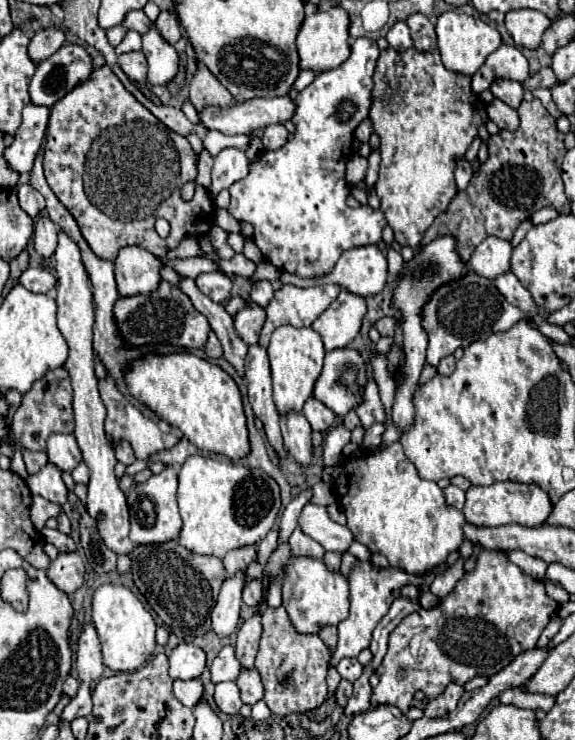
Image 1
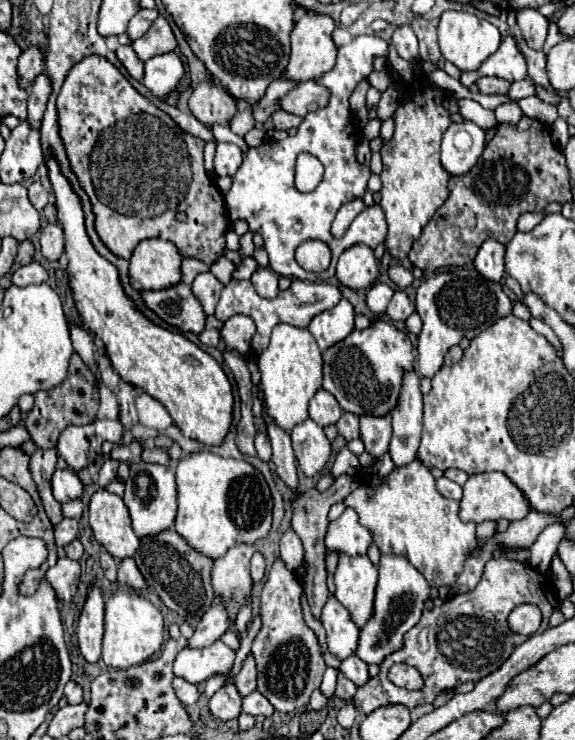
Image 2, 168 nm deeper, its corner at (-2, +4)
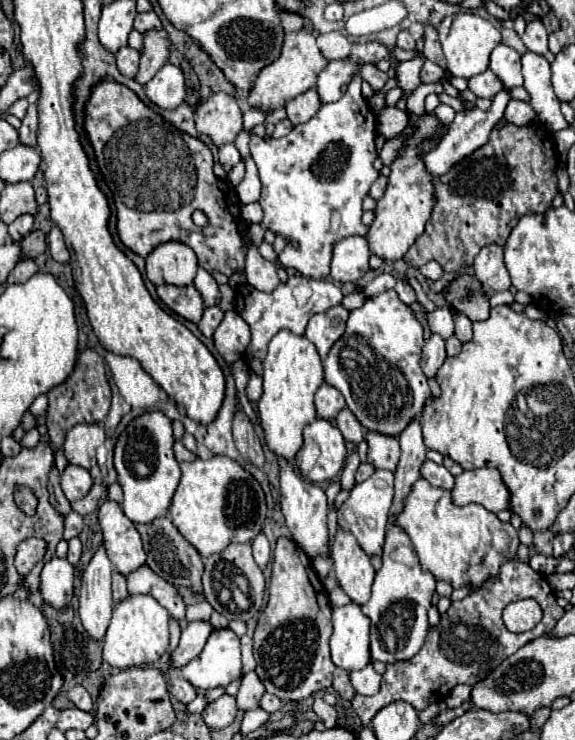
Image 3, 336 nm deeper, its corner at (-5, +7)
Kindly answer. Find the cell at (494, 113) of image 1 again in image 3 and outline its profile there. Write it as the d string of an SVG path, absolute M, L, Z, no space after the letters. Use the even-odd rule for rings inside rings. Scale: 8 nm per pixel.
M512 99L512 101L508 103L506 113L504 113L504 119L506 119L508 123L514 123L514 125L528 125L528 123L532 123L536 117L538 117L538 115L536 115L536 111L532 109L530 103L526 103L526 101L516 101L516 99Z

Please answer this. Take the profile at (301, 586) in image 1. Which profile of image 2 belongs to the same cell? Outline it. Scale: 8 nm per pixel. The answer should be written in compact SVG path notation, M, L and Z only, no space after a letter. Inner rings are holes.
M337 598L327 600L327 604L323 608L323 614L321 614L321 622L327 630L327 648L329 648L329 652L337 660L345 660L349 656L353 656L355 650L357 650L361 630L351 620L347 608L343 608L337 602Z

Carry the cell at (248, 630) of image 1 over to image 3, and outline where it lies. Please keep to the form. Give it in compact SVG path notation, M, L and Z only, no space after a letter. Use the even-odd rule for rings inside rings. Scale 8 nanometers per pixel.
M254 671L246 673L246 675L242 677L240 691L238 691L238 695L236 695L238 707L240 707L242 711L256 709L262 695L264 695L264 685L262 685L262 681L258 679L258 675L256 675Z

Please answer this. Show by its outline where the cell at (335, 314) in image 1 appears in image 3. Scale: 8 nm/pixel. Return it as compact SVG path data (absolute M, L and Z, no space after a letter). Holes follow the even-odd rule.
M336 305L326 313L318 313L308 321L304 335L316 345L322 359L326 359L330 347L342 337L346 321L348 321L348 309L344 309L342 305Z

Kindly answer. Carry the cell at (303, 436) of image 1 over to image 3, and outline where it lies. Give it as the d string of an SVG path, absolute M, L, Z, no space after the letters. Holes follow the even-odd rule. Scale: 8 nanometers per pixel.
M316 419L304 429L304 445L296 455L296 463L304 479L322 483L338 477L346 461L342 433L326 419Z

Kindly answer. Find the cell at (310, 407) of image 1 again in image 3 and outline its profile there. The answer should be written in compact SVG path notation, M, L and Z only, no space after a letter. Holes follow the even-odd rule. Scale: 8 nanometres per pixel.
M322 383L320 389L316 391L316 411L318 417L322 419L334 419L342 409L346 407L344 397L340 395L340 391L328 383Z

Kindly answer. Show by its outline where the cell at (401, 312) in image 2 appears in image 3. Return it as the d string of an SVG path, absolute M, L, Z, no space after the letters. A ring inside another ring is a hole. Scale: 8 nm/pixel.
M400 279L400 281L396 283L396 287L394 287L394 289L396 289L396 293L398 293L398 297L400 297L400 301L402 301L402 303L412 305L412 303L416 301L414 289L412 289L412 287L410 287L406 281L402 281L402 279Z

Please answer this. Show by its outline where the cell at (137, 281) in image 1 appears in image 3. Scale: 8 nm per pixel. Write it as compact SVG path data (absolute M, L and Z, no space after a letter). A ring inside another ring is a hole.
M178 241L162 243L146 257L146 277L154 285L190 285L196 269L198 263L194 251Z

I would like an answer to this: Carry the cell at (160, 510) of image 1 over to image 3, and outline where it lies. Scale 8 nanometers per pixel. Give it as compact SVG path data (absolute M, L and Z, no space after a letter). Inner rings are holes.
M150 411L136 417L118 437L114 449L114 467L124 491L122 509L132 523L150 523L168 515L174 491L180 481L180 467L174 459L172 445L172 423L160 411Z

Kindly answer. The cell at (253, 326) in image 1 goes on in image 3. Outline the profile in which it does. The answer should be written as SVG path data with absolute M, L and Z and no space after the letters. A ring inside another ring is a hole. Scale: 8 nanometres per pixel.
M226 311L222 323L214 333L216 351L226 363L238 361L250 343L250 327L236 311Z

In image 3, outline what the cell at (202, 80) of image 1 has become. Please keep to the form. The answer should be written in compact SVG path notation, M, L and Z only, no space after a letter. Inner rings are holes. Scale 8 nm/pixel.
M214 93L196 109L196 129L212 139L216 147L232 143L242 129L242 111L228 93Z

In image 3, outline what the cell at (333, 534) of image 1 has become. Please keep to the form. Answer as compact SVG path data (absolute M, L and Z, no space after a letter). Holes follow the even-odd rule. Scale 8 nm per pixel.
M374 471L372 477L368 477L364 483L356 485L350 491L350 497L354 497L354 515L350 515L350 519L344 517L346 509L338 511L338 525L342 529L346 529L348 533L352 533L358 541L358 545L364 549L366 555L380 555L382 553L382 545L384 545L384 535L386 535L386 525L388 525L388 511L392 505L392 497L394 497L394 473L390 471Z

